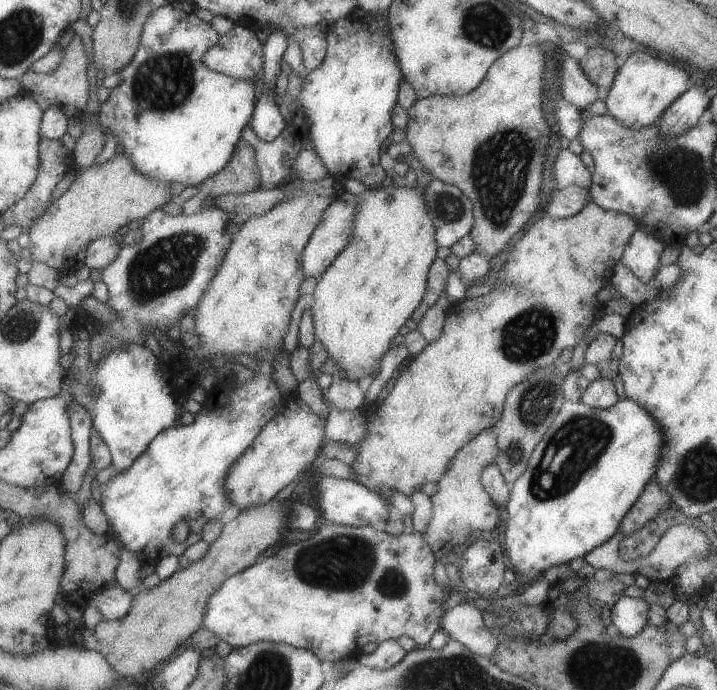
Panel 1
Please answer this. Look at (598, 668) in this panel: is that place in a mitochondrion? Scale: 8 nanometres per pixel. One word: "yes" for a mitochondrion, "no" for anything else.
yes

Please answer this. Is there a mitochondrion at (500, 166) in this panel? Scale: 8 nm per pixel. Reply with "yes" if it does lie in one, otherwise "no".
yes

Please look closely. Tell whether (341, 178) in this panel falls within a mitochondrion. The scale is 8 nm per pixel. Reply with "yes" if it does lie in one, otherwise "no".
no

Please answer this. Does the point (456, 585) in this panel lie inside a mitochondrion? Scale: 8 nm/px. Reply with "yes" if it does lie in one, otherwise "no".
no

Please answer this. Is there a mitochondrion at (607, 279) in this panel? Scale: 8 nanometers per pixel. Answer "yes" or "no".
no

